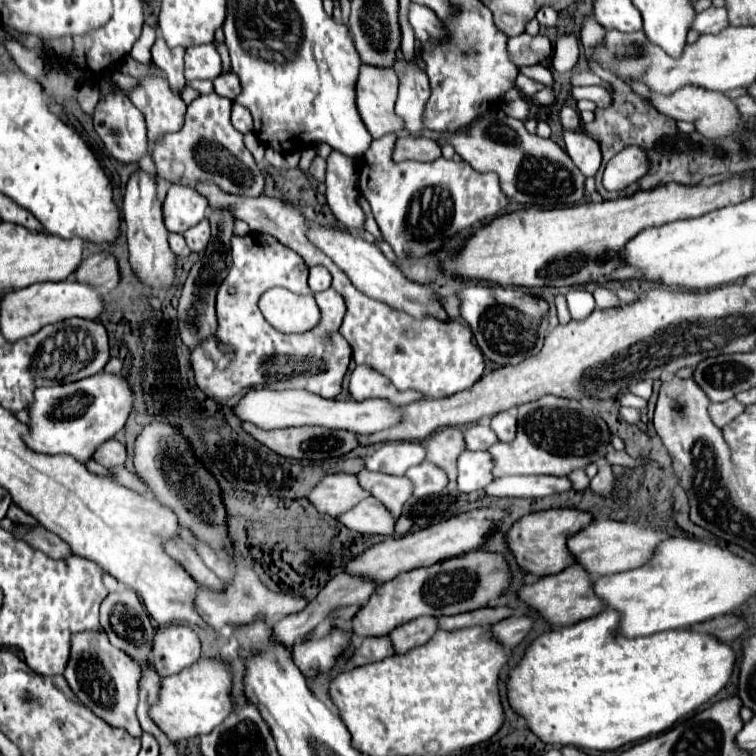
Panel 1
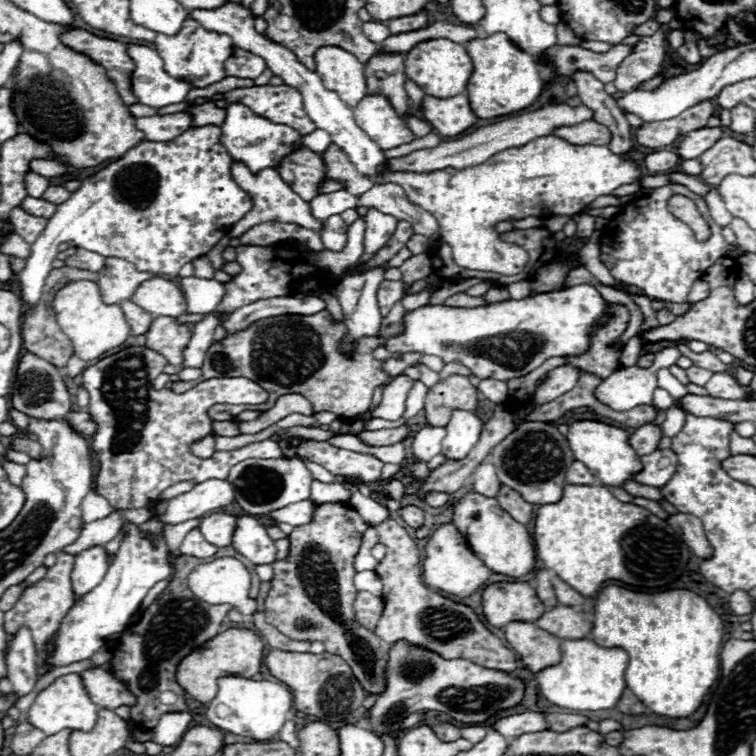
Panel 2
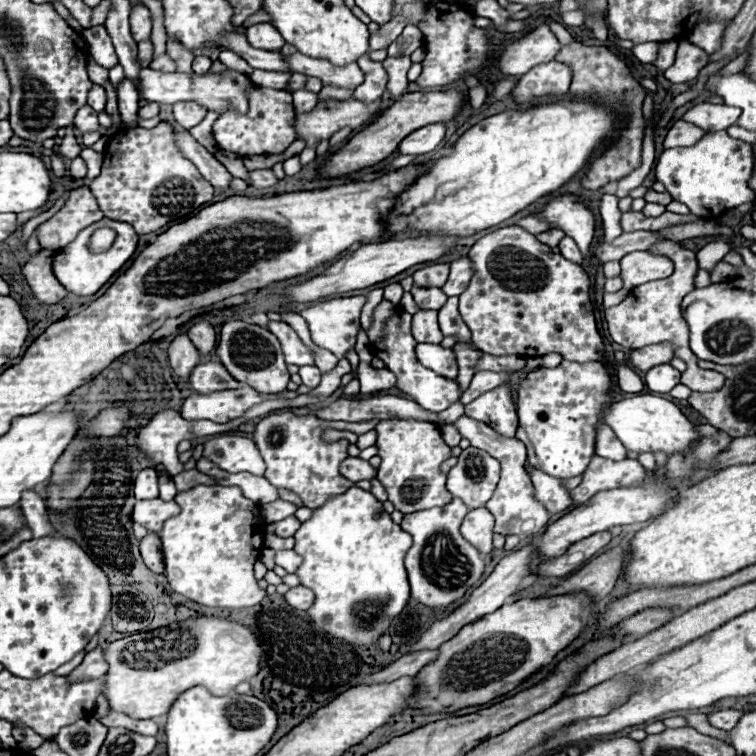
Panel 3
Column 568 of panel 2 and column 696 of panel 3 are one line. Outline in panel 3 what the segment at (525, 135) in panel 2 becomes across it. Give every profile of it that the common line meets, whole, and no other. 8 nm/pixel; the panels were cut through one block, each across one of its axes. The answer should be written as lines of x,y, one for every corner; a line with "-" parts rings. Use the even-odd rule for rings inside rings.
704,102
704,104
690,108
682,120
696,124
704,132
716,132
716,130
726,130
732,124
736,124
738,116
740,116
738,108
730,108
726,104

